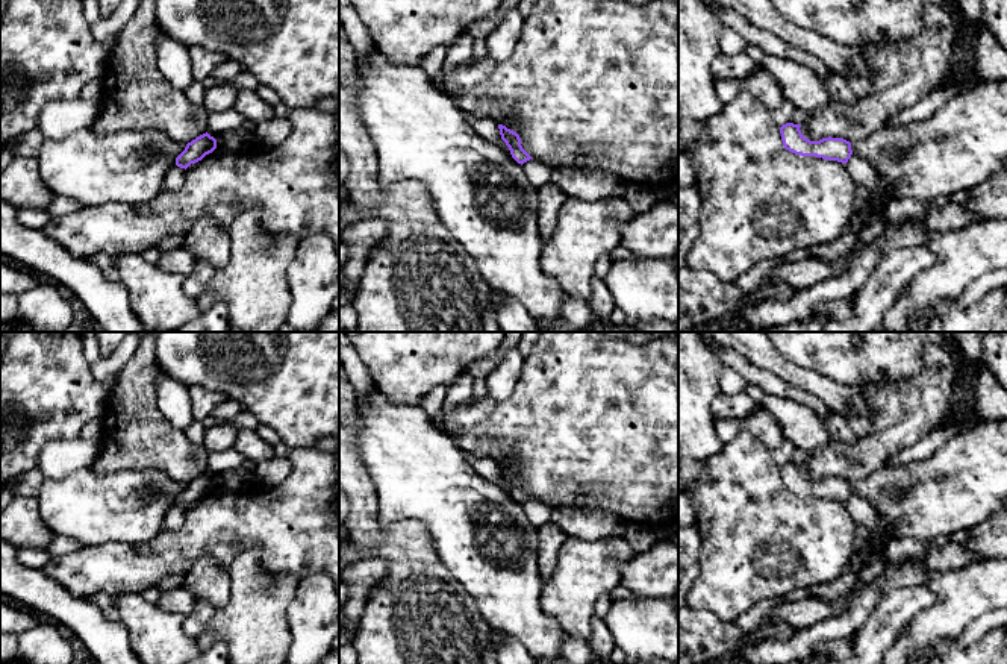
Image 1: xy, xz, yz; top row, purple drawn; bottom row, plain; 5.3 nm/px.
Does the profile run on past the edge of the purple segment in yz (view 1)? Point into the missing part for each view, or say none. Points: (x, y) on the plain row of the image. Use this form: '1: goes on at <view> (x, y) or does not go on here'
1: does not go on here

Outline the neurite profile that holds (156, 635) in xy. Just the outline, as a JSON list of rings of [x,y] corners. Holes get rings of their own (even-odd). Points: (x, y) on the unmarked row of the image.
[[[89,594],[101,614],[123,623],[129,631],[130,647],[142,664],[185,664],[198,656],[195,638],[183,631],[185,617],[162,609],[142,594]]]

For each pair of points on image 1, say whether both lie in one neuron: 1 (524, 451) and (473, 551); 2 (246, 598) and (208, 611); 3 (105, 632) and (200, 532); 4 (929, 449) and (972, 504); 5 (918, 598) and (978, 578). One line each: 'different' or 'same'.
1: different
2: different
3: different
4: different
5: different

